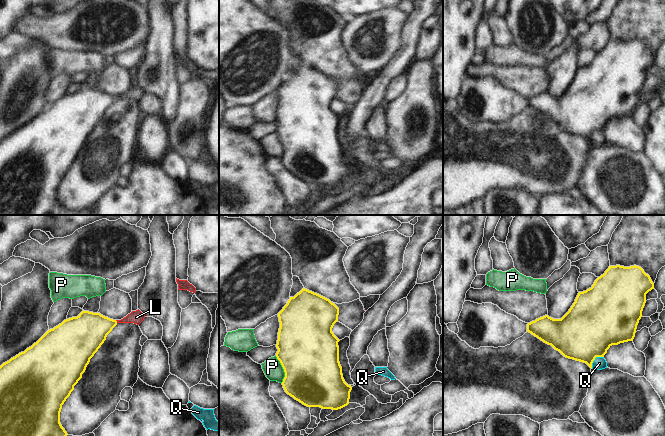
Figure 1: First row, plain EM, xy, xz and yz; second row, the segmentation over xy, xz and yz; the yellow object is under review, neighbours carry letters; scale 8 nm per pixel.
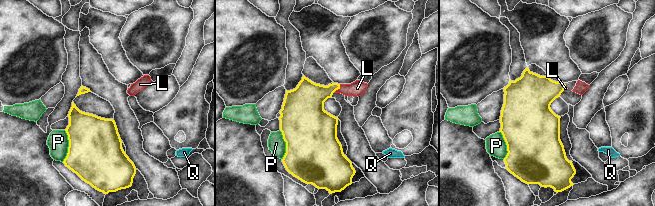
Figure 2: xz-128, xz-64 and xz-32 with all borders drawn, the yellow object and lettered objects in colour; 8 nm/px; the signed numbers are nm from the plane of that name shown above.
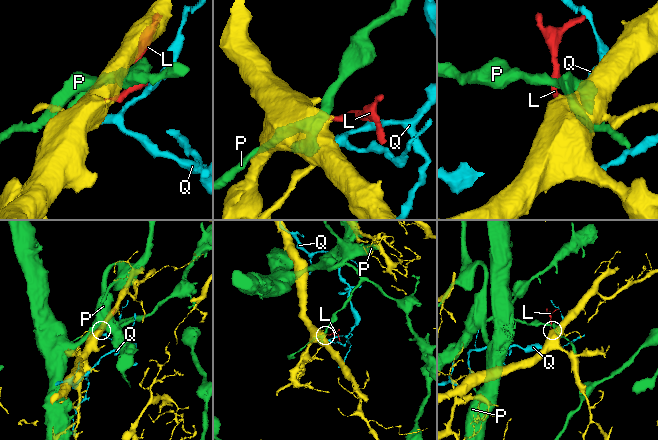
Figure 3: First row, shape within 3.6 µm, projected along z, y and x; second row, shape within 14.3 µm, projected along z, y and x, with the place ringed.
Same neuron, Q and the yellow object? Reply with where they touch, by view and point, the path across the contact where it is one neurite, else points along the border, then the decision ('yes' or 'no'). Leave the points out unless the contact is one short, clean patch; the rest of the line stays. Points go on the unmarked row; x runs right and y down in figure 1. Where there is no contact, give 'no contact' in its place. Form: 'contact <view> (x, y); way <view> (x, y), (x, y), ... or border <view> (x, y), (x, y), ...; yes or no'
contact yz (594, 135); border yz (603, 132), (597, 132), (591, 144); no

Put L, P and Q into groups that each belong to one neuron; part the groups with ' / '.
L / P / Q

